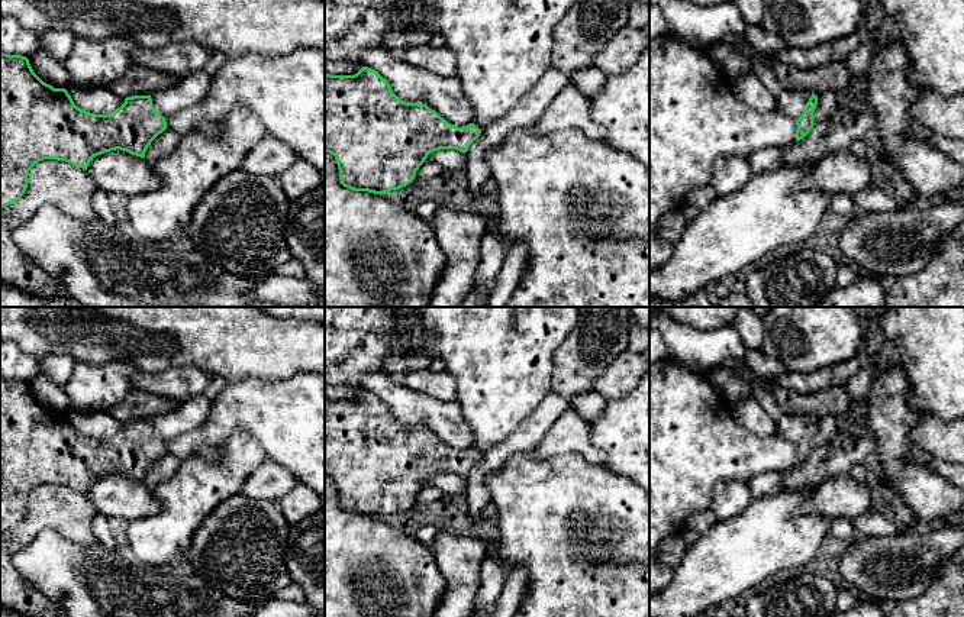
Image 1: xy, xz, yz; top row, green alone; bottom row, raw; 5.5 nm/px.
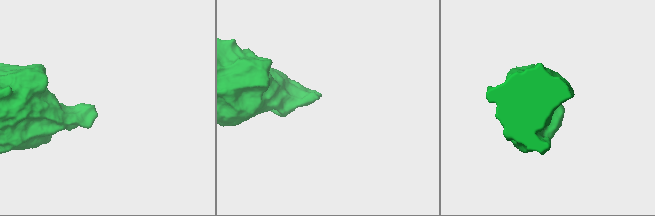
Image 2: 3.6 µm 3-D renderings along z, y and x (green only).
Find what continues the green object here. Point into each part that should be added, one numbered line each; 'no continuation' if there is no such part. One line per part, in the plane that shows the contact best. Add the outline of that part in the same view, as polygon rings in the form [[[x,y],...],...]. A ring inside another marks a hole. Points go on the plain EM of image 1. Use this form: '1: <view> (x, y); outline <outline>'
no continuation

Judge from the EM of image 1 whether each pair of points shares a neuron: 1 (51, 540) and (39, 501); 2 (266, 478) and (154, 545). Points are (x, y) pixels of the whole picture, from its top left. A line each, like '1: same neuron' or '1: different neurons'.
1: different neurons
2: different neurons

